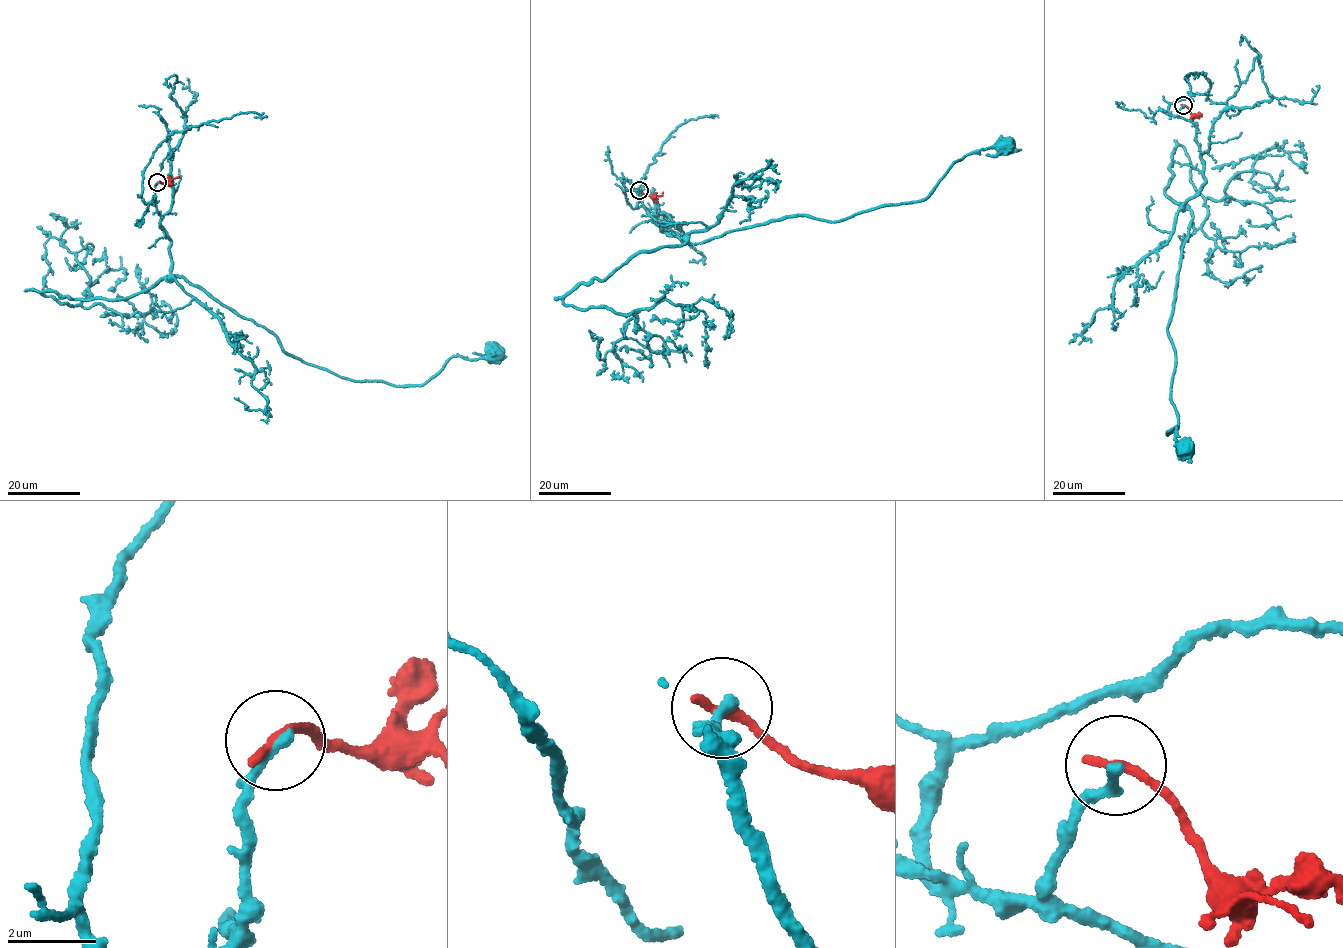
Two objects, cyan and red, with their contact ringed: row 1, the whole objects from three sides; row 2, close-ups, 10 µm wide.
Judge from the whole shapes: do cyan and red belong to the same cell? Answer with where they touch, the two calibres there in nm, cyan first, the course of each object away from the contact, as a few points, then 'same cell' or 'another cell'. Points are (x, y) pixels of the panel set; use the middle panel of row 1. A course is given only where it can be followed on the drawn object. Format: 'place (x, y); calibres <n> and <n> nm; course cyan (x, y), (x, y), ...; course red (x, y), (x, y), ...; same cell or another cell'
place (639, 190); calibres 260 and 260 nm; course cyan (638, 190), (643, 208), (666, 232), (692, 243), (786, 217), (831, 221), (925, 198), (966, 155), (1004, 144); course red (638, 190), (649, 196), (662, 195), (663, 192); another cell

